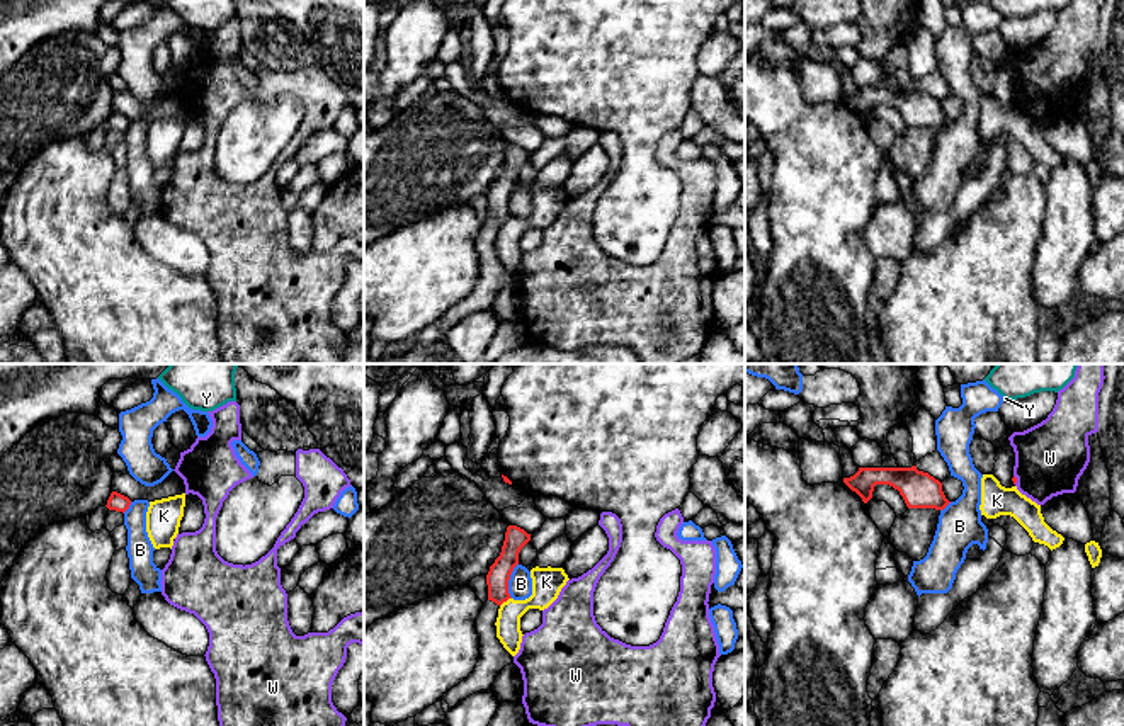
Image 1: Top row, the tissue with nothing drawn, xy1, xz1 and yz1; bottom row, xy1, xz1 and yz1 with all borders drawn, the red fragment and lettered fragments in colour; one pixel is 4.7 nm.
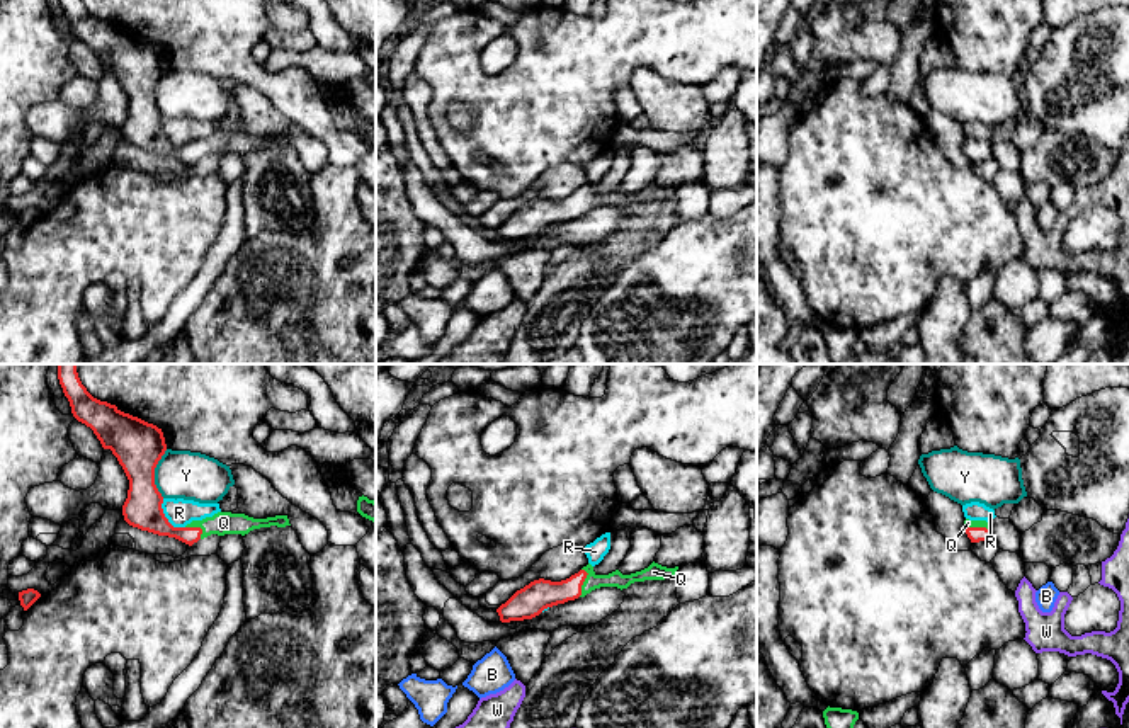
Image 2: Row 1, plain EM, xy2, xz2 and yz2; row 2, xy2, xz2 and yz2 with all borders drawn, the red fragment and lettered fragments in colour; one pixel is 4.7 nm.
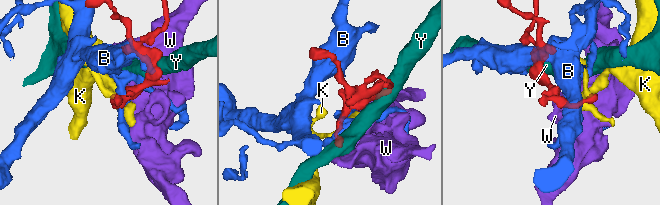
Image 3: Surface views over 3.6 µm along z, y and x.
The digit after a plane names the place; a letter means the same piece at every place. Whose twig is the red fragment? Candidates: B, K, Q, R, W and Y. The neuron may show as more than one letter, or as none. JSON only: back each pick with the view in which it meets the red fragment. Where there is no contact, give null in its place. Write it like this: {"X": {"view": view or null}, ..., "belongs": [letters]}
{"Q": {"view": "xz2"}, "belongs": ["Q"]}

